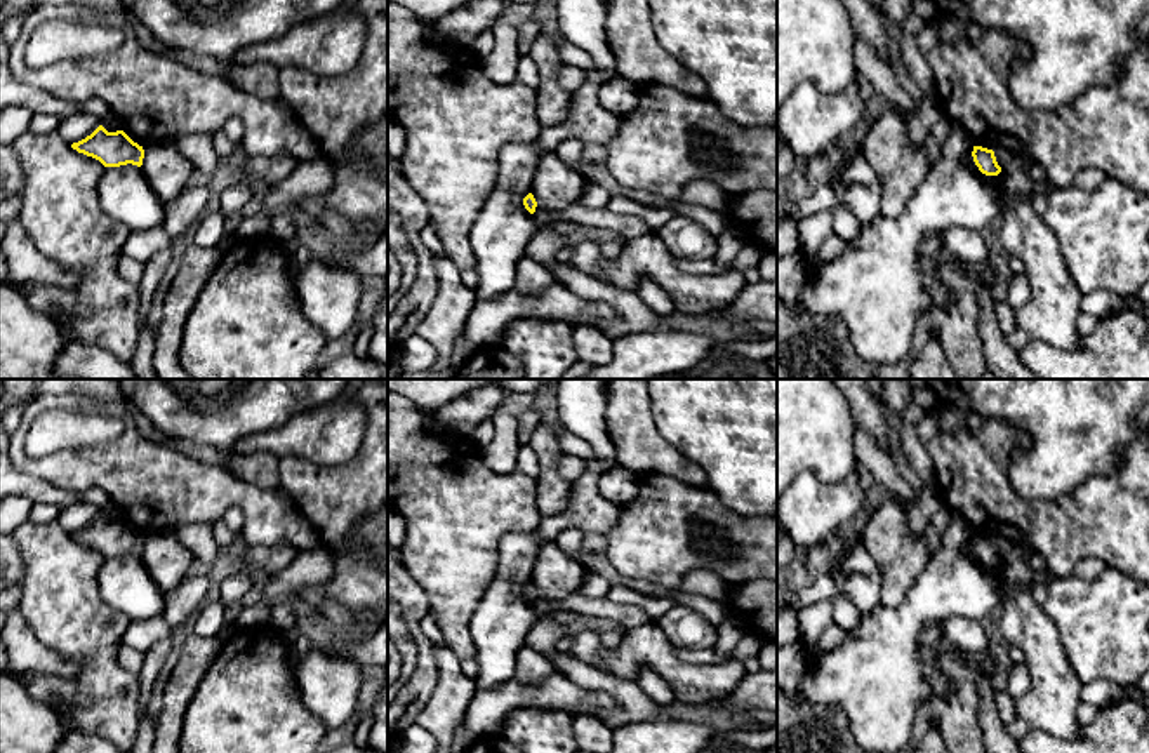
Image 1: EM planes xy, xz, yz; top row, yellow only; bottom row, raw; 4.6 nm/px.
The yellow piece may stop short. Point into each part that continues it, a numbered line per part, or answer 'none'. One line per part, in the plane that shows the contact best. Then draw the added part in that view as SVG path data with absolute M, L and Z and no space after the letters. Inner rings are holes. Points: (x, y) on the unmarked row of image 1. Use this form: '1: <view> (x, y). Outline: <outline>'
none

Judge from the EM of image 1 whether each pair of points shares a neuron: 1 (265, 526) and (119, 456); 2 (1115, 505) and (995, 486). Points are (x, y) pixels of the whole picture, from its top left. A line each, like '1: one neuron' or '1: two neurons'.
1: one neuron
2: one neuron

